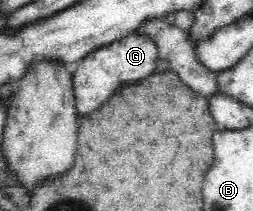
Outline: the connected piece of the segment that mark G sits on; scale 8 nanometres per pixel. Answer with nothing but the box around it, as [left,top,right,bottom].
[72,32,158,118]

